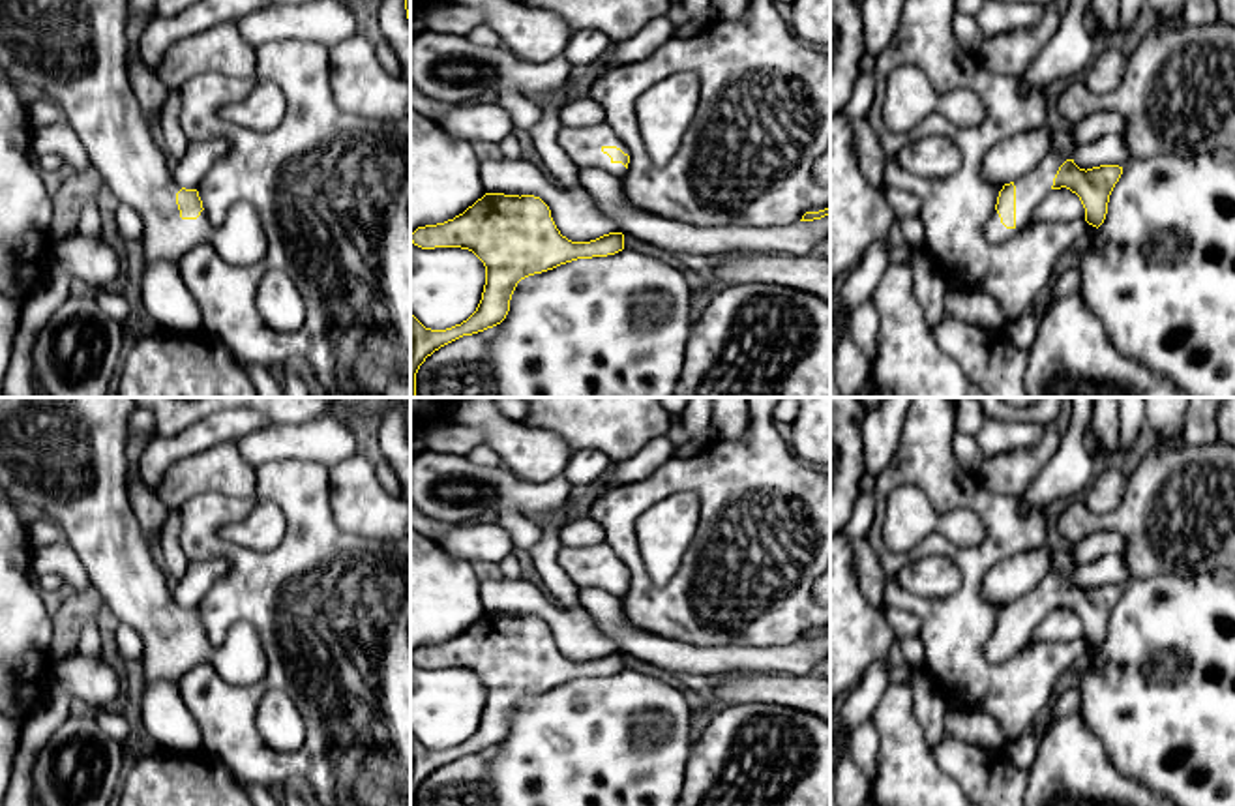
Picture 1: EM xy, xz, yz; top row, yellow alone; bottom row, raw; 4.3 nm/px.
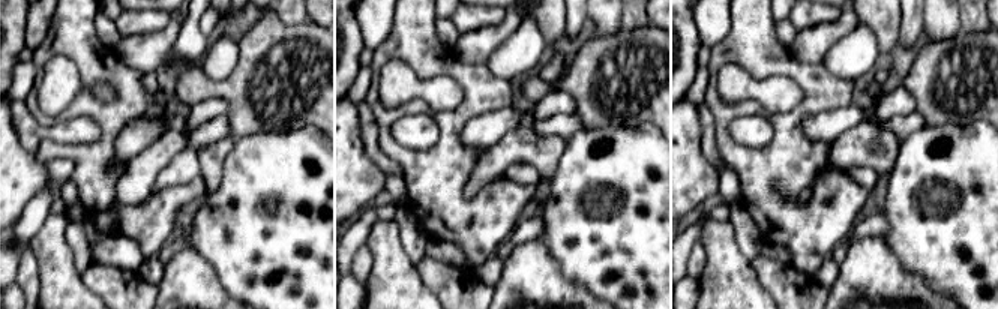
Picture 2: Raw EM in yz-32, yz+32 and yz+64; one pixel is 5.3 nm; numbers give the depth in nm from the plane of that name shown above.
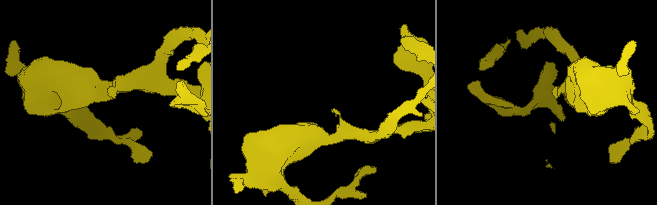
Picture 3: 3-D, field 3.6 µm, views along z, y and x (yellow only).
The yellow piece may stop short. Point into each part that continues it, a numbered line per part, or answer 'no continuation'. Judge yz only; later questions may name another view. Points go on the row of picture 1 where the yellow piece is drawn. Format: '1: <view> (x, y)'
1: yz (1031, 188)

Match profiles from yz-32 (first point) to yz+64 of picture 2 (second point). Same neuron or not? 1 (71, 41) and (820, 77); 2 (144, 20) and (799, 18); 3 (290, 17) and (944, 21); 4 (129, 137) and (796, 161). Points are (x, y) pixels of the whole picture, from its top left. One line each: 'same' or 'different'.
1: same
2: same
3: different
4: different

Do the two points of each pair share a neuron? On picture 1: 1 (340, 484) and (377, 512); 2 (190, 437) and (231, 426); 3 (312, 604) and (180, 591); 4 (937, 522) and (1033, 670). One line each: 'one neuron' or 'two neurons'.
1: one neuron
2: one neuron
3: two neurons
4: two neurons

